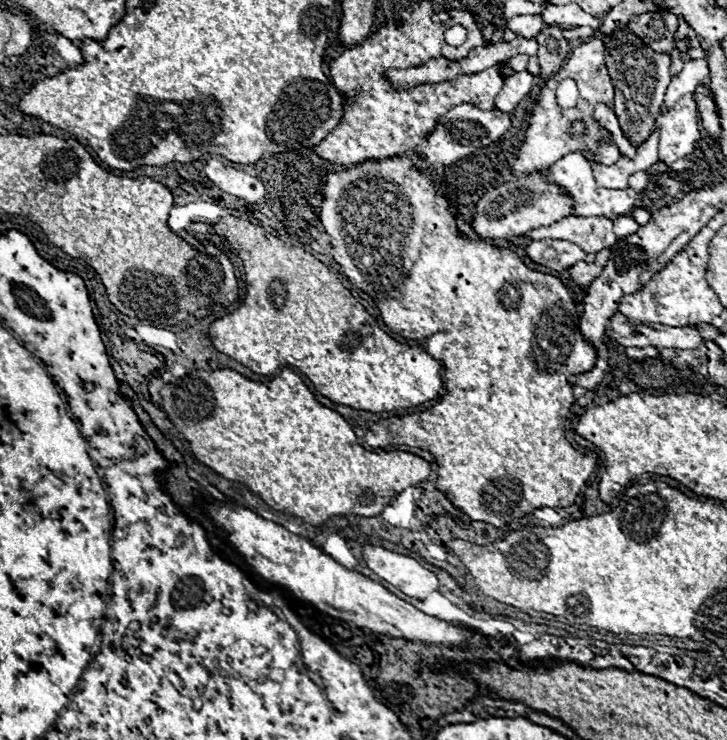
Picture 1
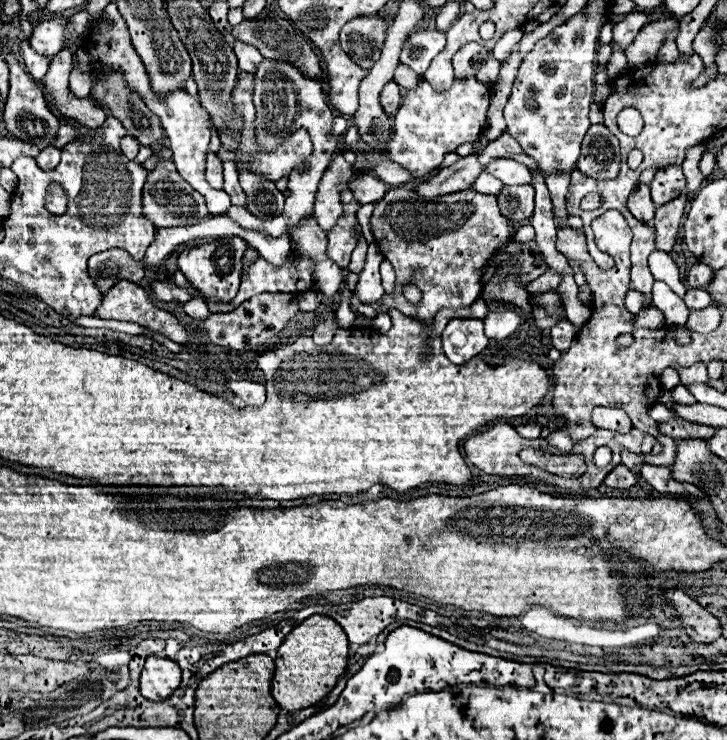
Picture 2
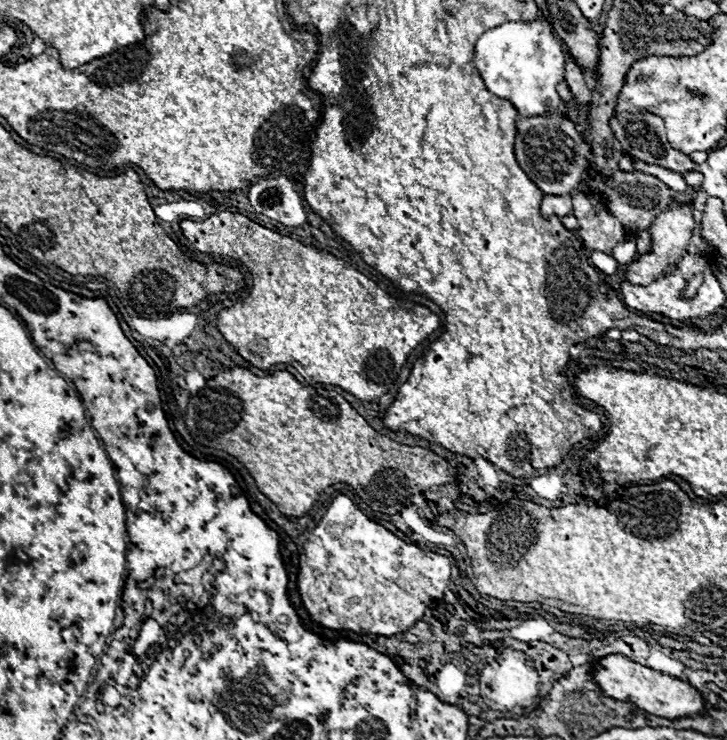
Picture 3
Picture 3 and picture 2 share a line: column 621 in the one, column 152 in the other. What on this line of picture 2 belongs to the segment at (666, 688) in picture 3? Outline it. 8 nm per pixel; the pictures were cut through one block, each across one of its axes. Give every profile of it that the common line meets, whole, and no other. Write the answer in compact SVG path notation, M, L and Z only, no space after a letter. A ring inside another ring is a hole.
M148 656L140 678L140 692L148 700L162 702L180 686L180 680L182 670L174 660Z

